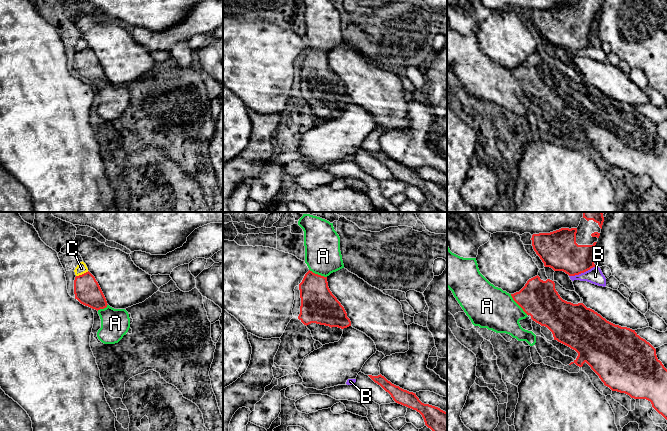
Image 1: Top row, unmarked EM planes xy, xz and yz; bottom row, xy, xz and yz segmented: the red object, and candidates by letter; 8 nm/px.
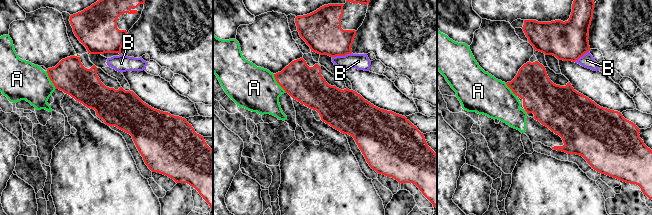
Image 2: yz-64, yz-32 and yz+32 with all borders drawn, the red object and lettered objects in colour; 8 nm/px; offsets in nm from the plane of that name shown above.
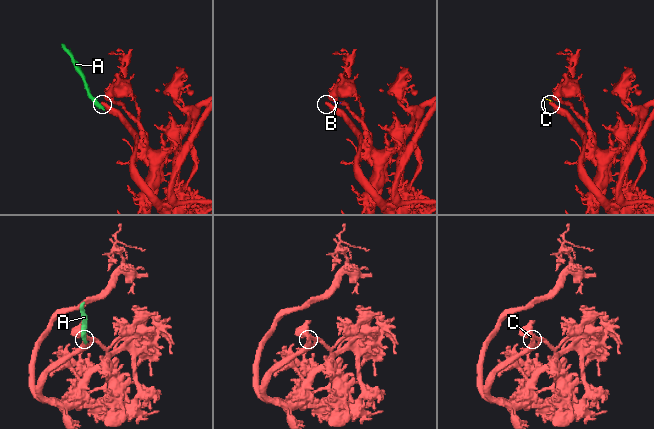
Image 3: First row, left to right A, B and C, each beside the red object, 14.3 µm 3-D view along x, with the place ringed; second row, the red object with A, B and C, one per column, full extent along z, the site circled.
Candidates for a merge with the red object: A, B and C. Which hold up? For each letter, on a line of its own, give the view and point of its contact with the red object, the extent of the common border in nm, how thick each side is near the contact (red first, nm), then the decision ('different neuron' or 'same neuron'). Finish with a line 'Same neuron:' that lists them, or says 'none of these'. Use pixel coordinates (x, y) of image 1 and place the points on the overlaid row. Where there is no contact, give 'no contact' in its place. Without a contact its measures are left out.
A: contact yz (517, 303); length 220 nm; calibres 300 and 340 nm; same neuron
B: contact yz (581, 272); length 220 nm; calibres 300 and 130 nm; different neuron
C: contact xy (82, 274); length 110 nm; calibres 220 and 90 nm; different neuron
Same neuron: A

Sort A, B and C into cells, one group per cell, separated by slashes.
A / B C

